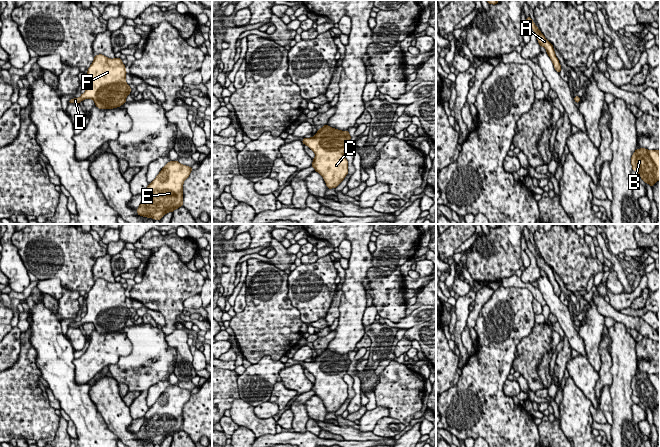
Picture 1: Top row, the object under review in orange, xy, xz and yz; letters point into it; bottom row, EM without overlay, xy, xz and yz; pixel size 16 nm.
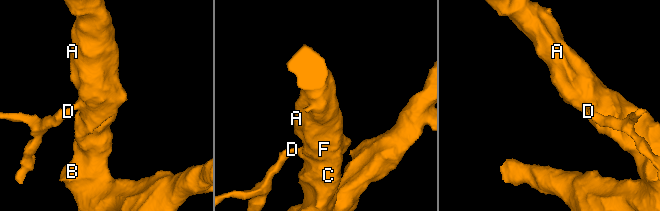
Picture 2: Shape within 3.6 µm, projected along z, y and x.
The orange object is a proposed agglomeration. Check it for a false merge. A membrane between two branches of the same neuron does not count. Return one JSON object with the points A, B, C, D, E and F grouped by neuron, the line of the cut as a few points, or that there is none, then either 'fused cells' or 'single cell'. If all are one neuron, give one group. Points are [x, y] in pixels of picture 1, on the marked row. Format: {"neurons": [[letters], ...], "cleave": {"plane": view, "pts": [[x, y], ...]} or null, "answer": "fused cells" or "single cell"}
{"neurons": [["A", "B", "C", "D", "E", "F"]], "cleave": null, "answer": "single cell"}

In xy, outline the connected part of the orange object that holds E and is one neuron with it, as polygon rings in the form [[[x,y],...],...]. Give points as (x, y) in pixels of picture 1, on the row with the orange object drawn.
[[[178,161],[168,162],[145,190],[146,197],[137,209],[143,217],[161,220],[168,212],[183,205],[183,183],[189,177],[192,167]]]

